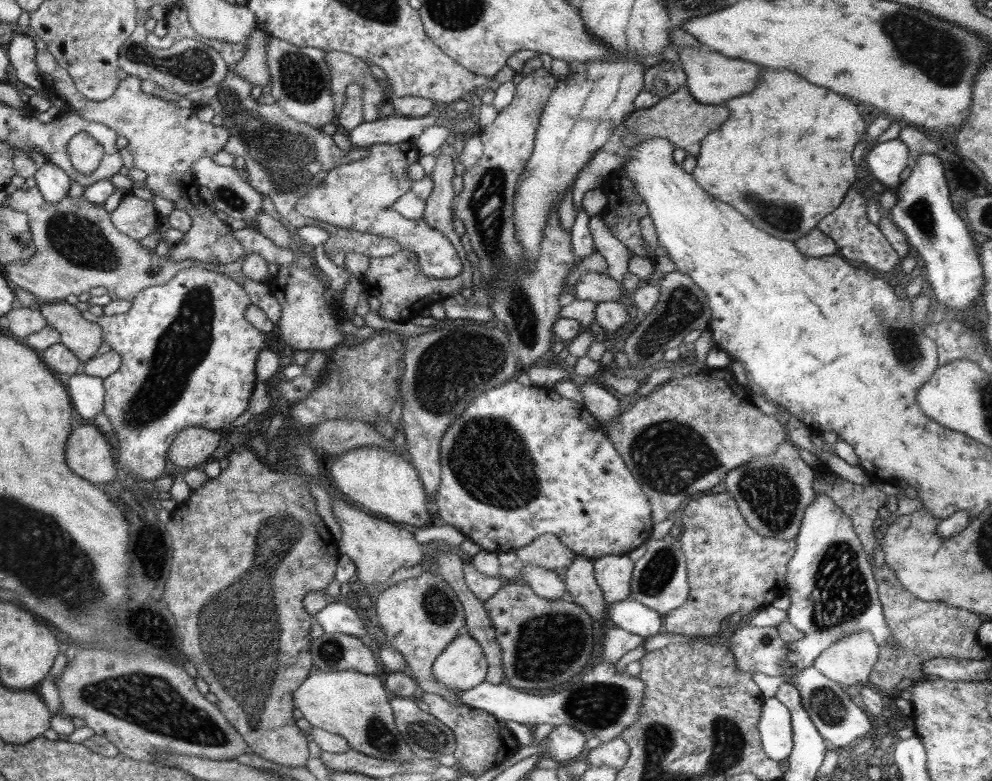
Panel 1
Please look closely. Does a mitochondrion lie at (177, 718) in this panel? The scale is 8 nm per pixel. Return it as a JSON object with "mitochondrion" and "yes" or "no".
{"mitochondrion":"yes"}

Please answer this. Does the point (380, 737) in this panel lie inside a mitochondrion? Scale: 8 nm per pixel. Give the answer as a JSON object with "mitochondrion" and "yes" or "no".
{"mitochondrion":"yes"}

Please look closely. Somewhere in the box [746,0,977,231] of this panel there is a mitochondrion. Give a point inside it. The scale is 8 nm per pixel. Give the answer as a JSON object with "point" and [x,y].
{"point":[940,53]}

